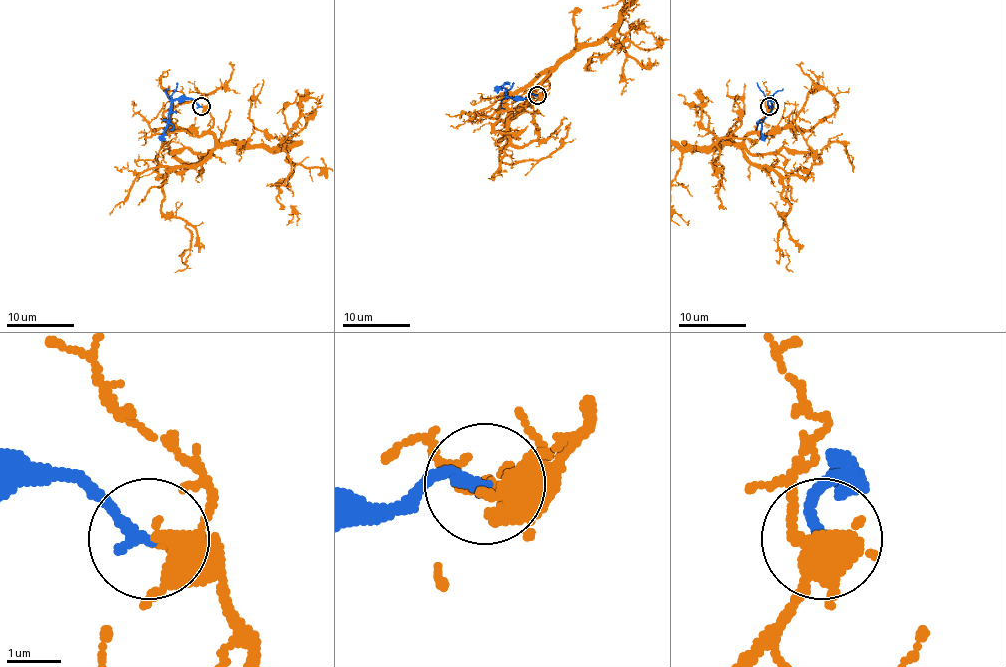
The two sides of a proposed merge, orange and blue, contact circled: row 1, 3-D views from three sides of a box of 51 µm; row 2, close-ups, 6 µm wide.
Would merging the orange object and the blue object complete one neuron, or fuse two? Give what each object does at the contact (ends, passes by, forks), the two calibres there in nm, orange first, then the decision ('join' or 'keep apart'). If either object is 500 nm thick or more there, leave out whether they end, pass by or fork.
orange forks; blue ends; calibres 320 and 220 nm; keep apart

